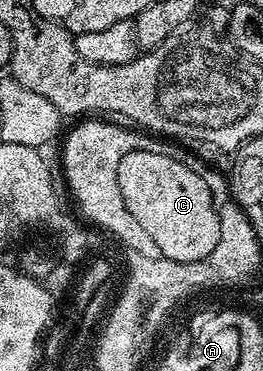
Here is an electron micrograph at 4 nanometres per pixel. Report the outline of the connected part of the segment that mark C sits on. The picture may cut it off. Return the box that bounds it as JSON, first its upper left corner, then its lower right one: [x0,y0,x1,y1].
[120,150,220,262]

